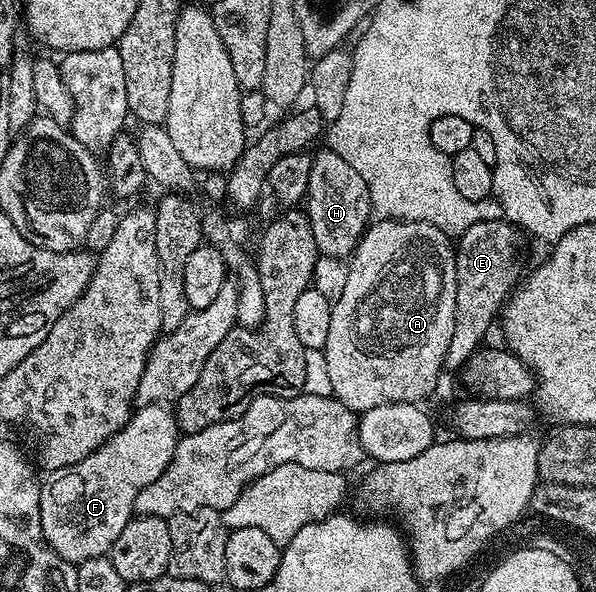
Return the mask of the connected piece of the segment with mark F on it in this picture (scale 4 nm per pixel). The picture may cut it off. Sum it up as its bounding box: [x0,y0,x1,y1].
[40,405,180,566]

